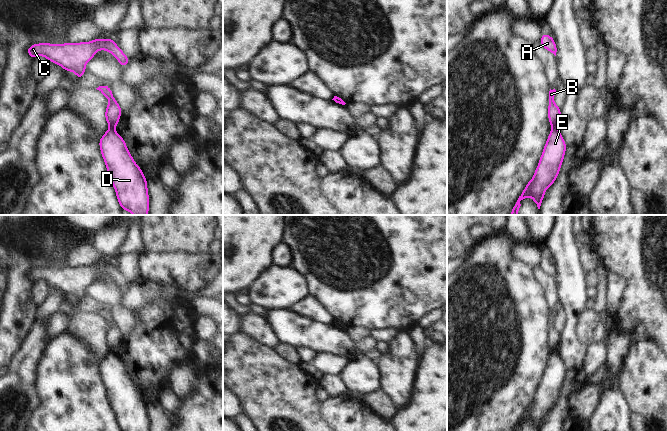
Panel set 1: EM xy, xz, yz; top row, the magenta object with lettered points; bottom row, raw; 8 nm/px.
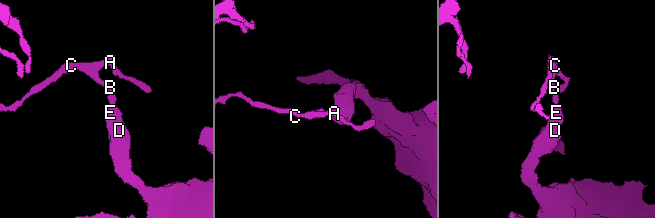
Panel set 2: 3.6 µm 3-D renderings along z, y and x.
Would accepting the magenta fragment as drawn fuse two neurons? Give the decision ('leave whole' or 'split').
split

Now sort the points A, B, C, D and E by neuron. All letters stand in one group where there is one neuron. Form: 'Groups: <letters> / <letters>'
Groups: A B C / D E.

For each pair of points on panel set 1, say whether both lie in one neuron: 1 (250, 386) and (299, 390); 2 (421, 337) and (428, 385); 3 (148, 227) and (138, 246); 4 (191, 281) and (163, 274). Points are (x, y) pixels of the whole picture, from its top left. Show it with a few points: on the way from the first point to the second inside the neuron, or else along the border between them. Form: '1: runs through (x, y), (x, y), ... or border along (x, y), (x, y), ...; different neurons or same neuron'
1: runs through (262, 386), (267, 386), (271, 390), (287, 390); same neuron
2: border along (427, 342), (418, 360); different neurons
3: border along (139, 227), (145, 251); different neurons
4: runs through (184, 274), (182, 272), (170, 272); same neuron

